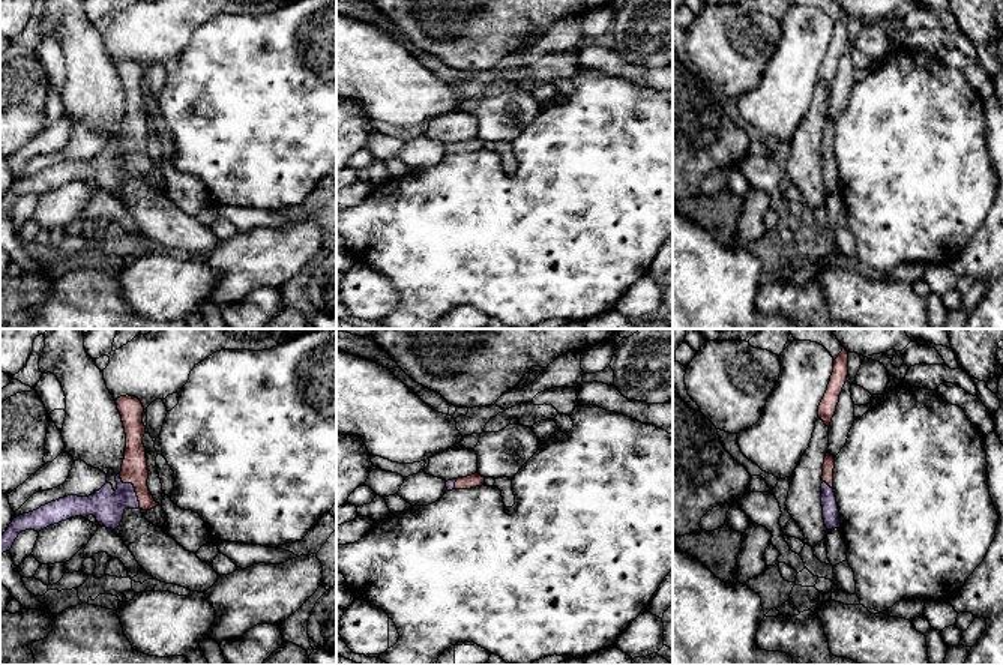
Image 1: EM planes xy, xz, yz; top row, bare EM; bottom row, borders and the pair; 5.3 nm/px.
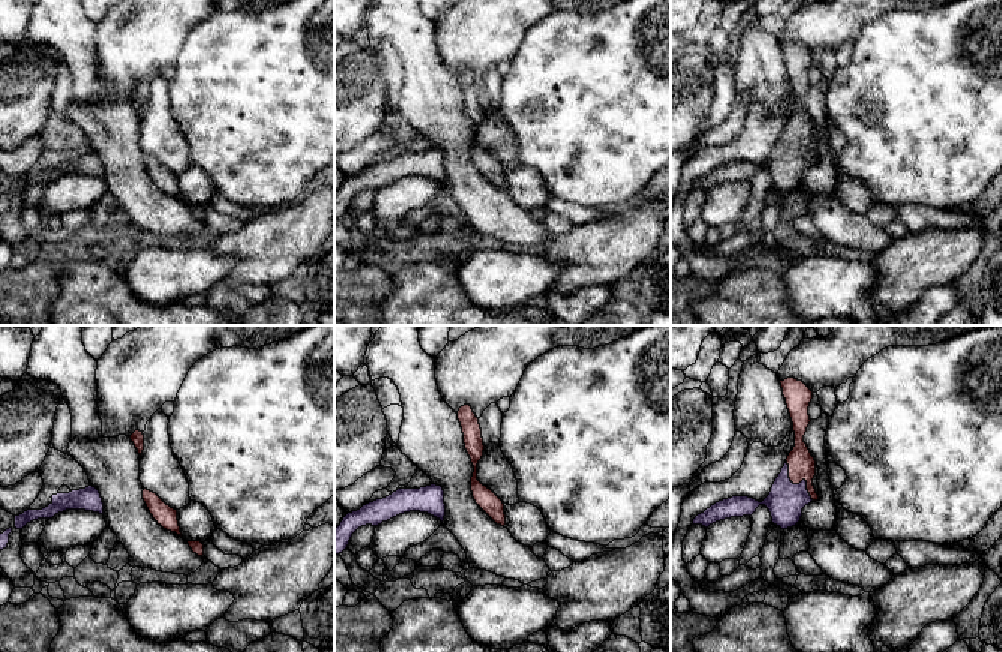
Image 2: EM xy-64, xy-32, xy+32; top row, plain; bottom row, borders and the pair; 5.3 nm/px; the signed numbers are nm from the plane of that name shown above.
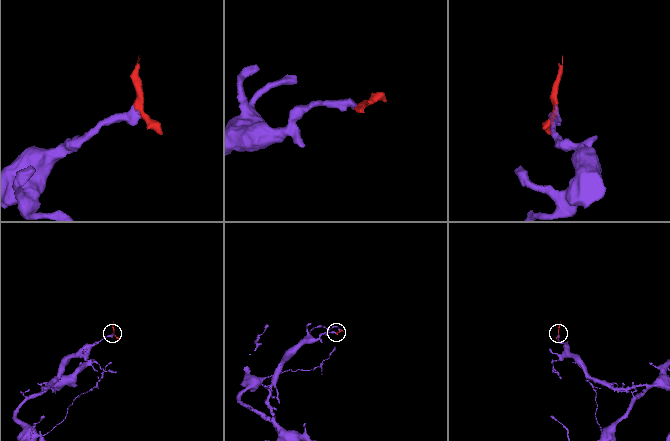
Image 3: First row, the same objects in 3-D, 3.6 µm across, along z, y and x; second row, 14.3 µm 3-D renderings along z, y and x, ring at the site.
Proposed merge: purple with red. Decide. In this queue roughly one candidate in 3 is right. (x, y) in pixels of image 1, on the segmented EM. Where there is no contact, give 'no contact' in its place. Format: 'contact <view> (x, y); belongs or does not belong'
contact xy (134, 488); belongs

